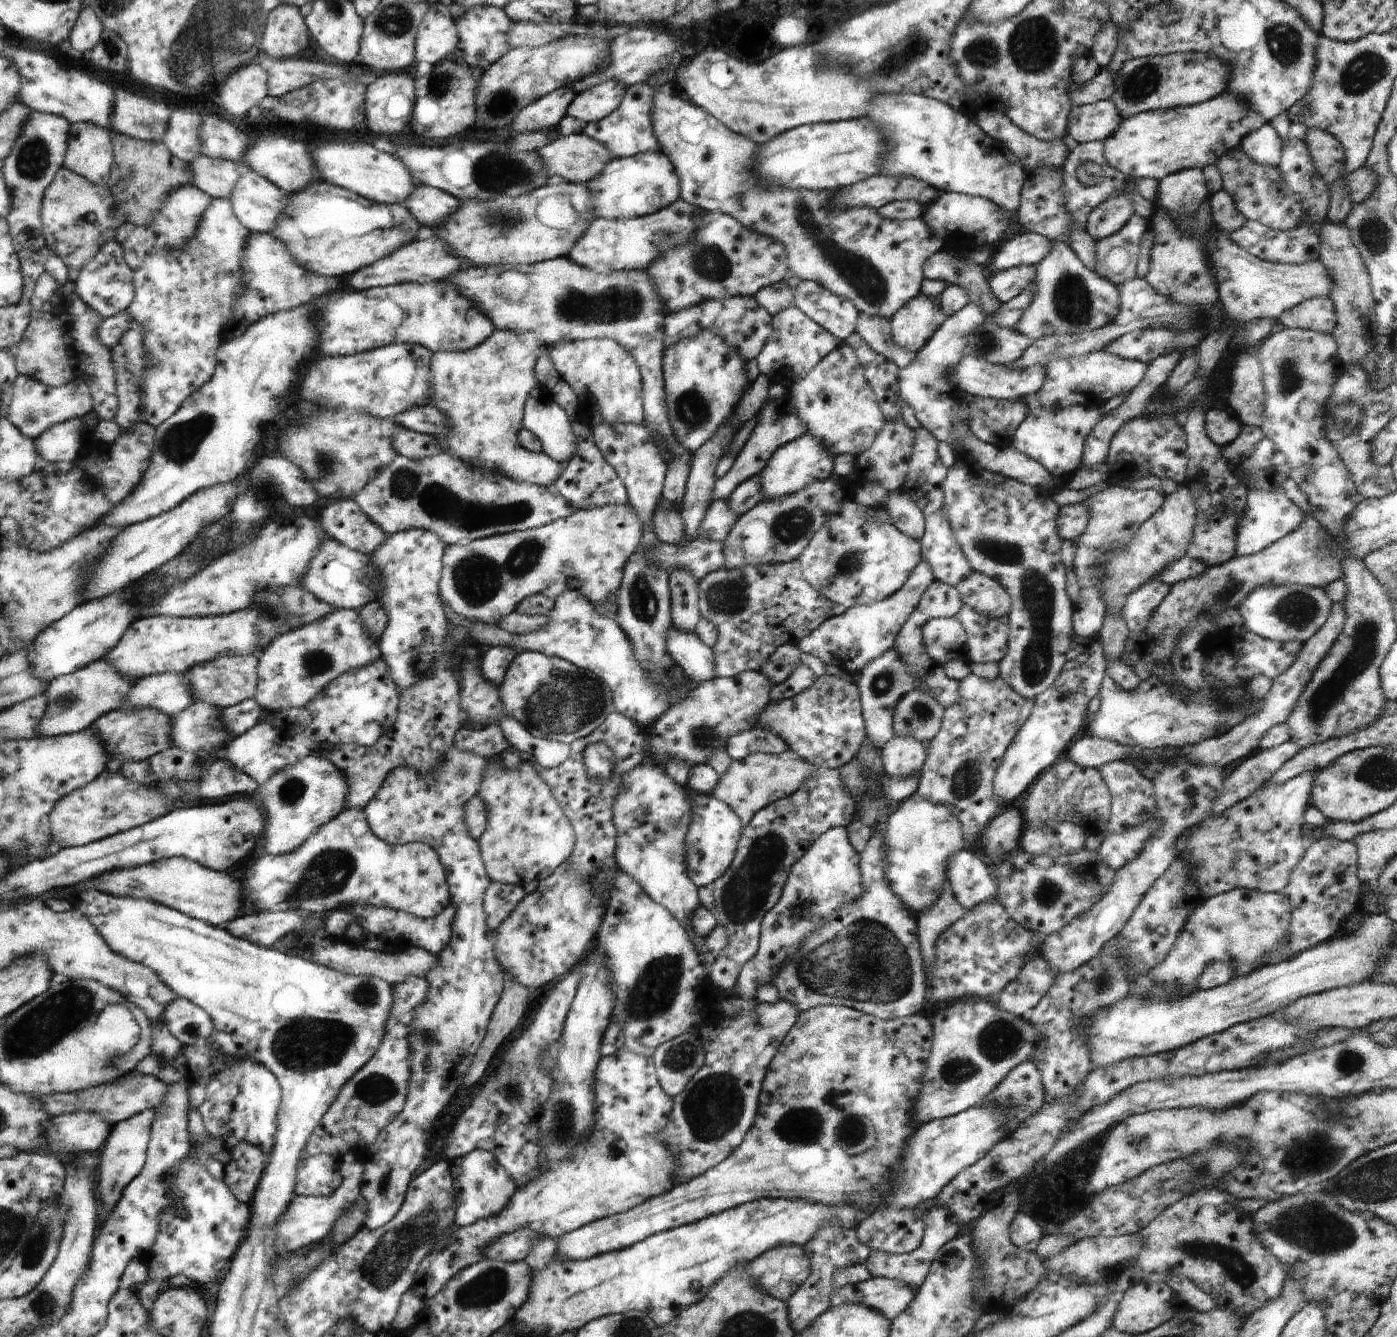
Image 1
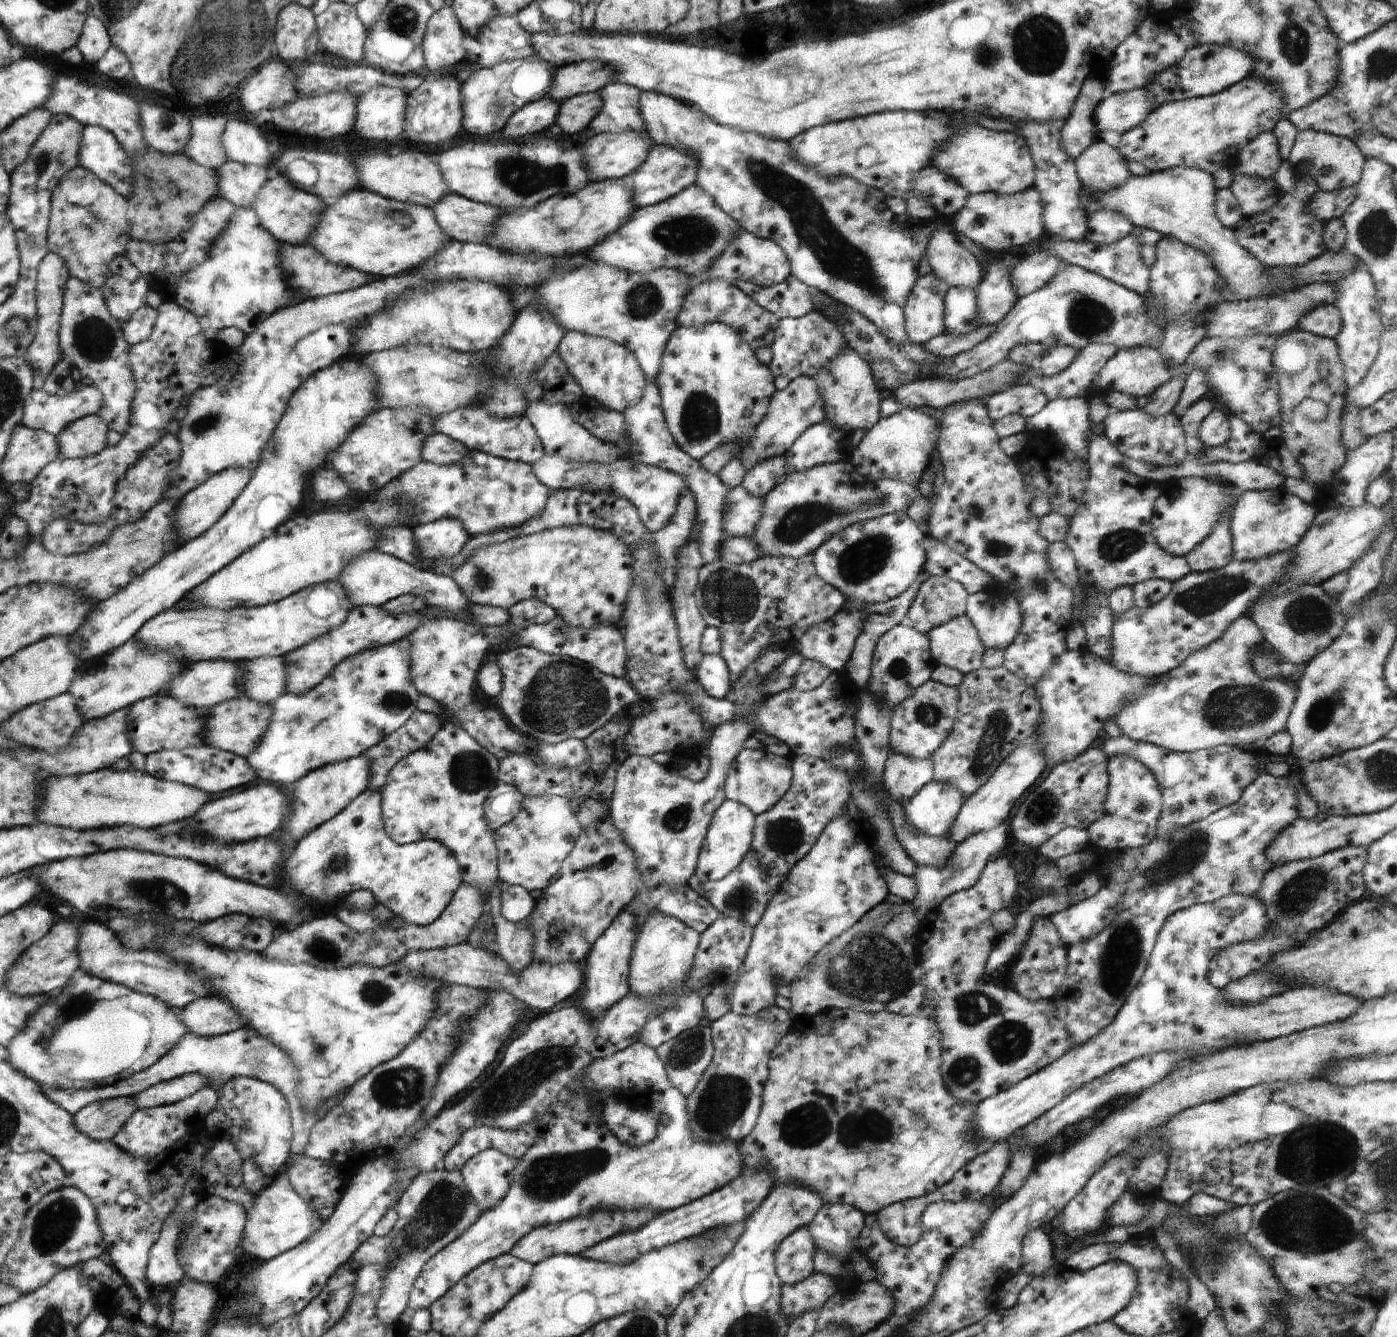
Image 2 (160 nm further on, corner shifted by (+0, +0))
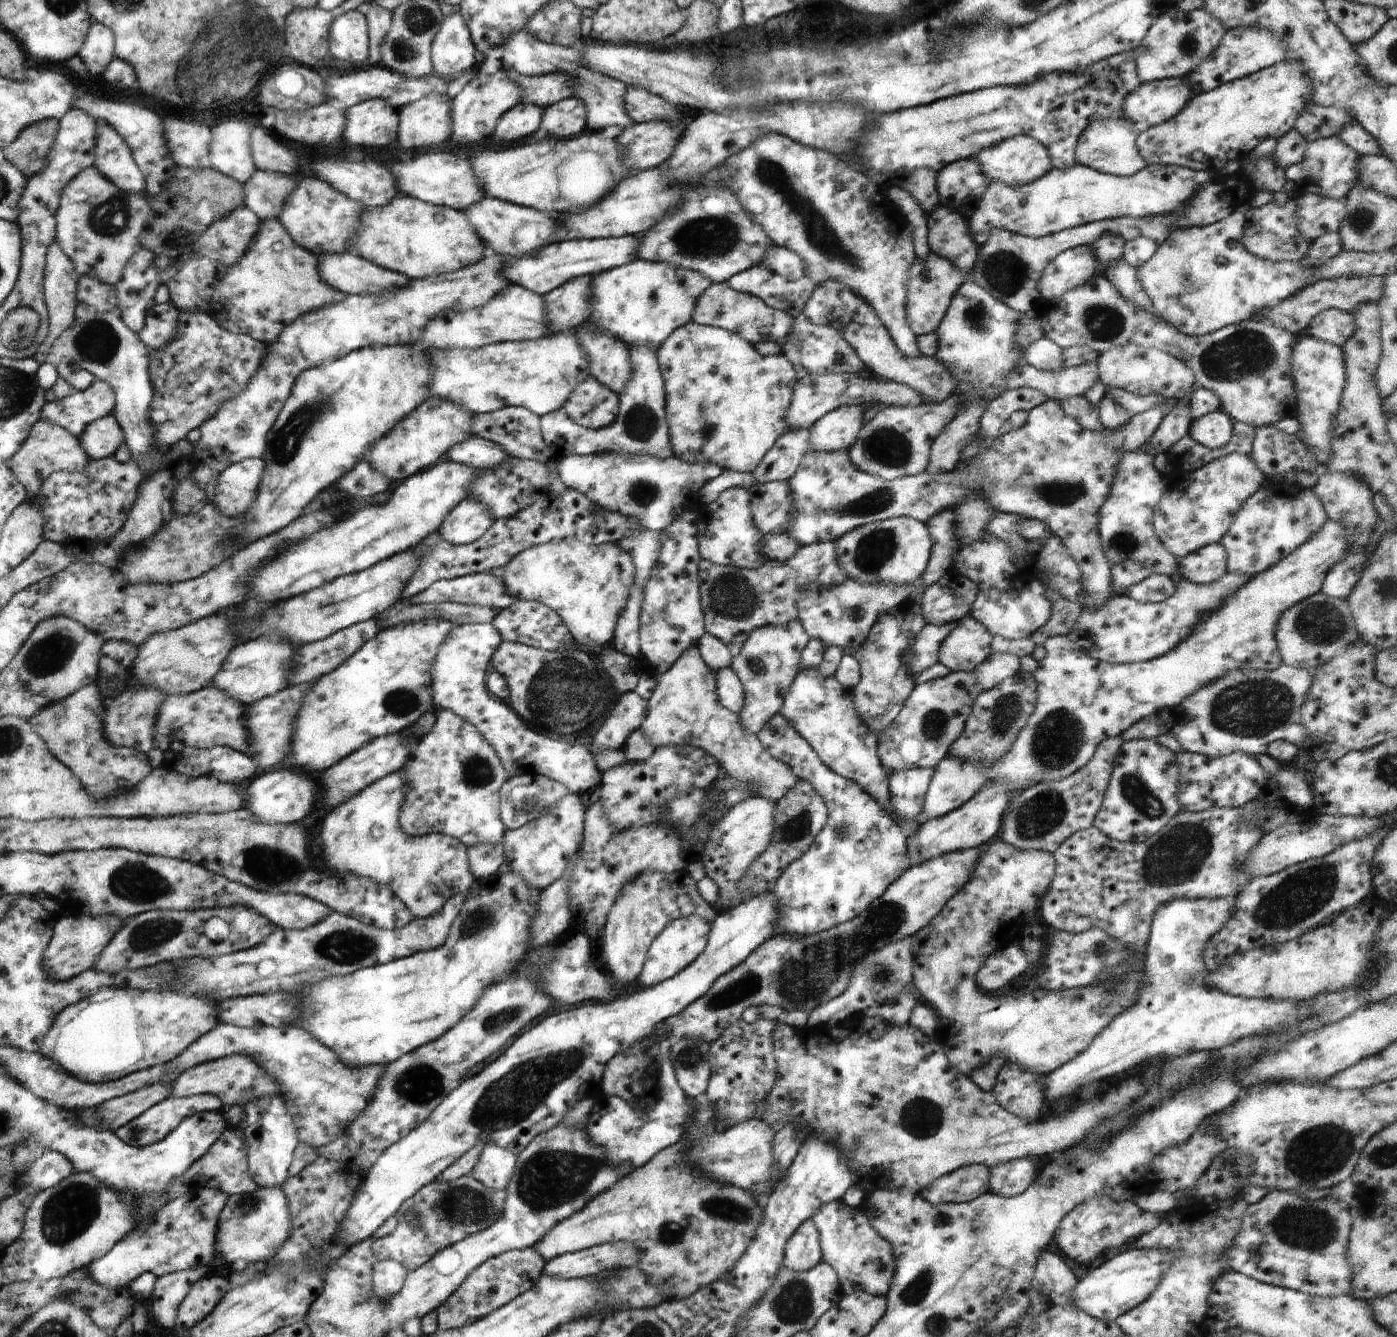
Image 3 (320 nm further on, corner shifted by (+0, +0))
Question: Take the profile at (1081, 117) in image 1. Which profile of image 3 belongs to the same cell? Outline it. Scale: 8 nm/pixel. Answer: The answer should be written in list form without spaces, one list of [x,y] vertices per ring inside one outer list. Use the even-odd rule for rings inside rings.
[[[1174,77],[1142,83],[1124,99],[1123,111],[1142,132],[1176,116],[1193,94],[1192,85],[1186,77]]]

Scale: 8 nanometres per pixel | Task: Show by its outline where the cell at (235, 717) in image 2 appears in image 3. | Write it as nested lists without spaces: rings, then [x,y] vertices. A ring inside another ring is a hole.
[[[316,681],[300,683],[280,691],[276,695],[260,699],[256,703],[247,706],[247,721],[251,734],[251,749],[255,754],[260,770],[272,771],[272,766],[280,766],[289,760],[293,750],[293,739],[297,732],[297,717],[303,708],[303,702],[307,692],[311,690]]]

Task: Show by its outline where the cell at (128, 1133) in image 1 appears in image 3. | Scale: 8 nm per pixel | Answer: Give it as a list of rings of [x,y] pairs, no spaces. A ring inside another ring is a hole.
[[[210,1093],[197,1094],[187,1097],[168,1097],[162,1102],[155,1104],[142,1115],[137,1116],[130,1123],[123,1124],[115,1130],[120,1140],[127,1142],[131,1146],[145,1147],[166,1138],[168,1134],[175,1130],[184,1119],[199,1112],[223,1110],[224,1104],[219,1097]]]

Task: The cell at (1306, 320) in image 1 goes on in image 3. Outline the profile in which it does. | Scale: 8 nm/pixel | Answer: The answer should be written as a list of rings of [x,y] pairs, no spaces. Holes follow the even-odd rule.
[[[1338,309],[1319,312],[1306,328],[1305,333],[1318,340],[1341,347],[1356,330],[1355,316]]]

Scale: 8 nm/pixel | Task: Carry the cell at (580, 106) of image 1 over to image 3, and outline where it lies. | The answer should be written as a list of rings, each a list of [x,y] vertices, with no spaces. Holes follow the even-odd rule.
[[[575,96],[562,99],[543,109],[540,126],[548,136],[559,138],[575,137],[587,125],[587,107]]]

